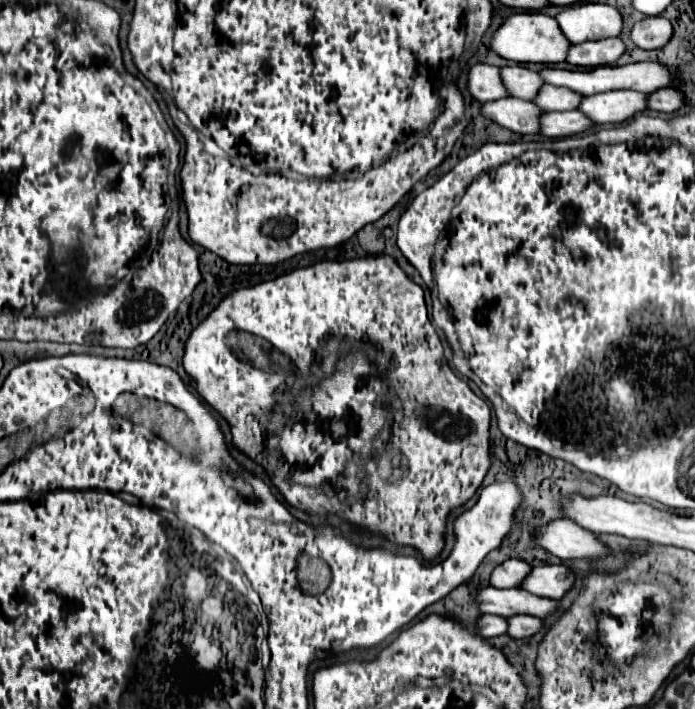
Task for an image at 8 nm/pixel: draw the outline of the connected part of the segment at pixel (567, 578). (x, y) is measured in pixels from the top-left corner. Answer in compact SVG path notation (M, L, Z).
M563 564L539 566L529 572L529 576L521 582L521 588L541 598L559 600L573 586L573 580L573 572Z

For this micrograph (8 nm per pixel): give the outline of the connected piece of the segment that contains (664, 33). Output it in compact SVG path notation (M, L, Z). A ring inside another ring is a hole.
M653 16L637 22L631 28L629 38L643 50L655 50L665 46L671 34L673 34L673 28L669 28L669 22L661 16Z

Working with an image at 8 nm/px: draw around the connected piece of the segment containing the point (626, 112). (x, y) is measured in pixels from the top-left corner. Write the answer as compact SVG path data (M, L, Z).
M611 90L593 96L583 96L581 110L595 124L617 124L645 110L645 94L635 90Z

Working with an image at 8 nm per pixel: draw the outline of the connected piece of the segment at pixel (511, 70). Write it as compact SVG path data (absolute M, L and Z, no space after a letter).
M505 66L499 70L501 72L501 82L509 96L521 98L521 100L531 100L533 92L541 88L541 80L537 80L537 72L527 70L523 66Z

